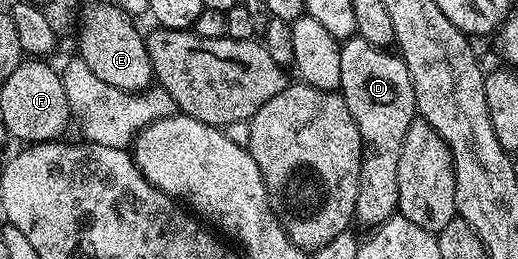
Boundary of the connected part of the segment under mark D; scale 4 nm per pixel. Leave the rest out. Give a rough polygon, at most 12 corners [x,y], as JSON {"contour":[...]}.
{"contour":[[340,47],[341,99],[363,161],[355,220],[399,207],[397,166],[417,116],[402,55]]}

